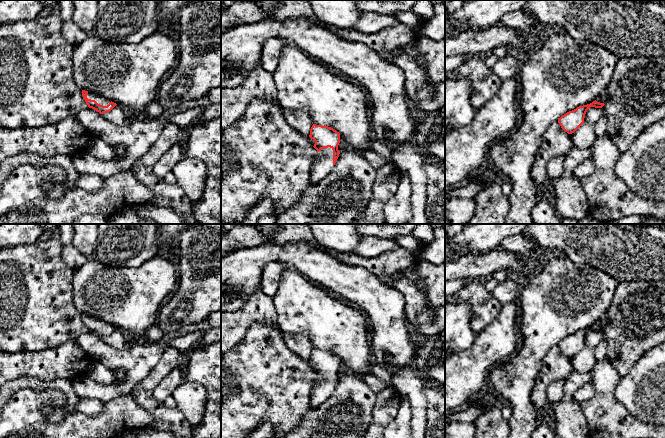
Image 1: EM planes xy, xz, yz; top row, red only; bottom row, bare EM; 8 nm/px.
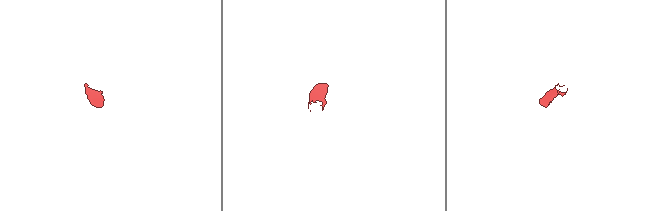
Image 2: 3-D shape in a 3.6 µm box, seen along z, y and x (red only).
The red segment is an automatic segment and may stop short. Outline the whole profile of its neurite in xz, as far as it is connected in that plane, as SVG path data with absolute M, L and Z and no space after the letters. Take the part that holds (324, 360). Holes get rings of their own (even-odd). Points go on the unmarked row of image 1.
M313 348L309 361L315 365L314 372L318 375L311 394L310 407L317 408L334 391L338 381L338 369L340 367L340 357L328 350Z

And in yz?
M604 316L600 321L590 328L579 330L576 333L567 336L558 343L561 352L568 358L574 357L583 347L587 334L590 331L602 332L608 321Z

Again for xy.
M82 314L82 320L88 331L100 338L110 336L117 329L103 320L85 314Z

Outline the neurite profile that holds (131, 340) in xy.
M126 334L125 348L130 348L134 345L144 345L144 344L152 344L149 342L147 334L145 335Z

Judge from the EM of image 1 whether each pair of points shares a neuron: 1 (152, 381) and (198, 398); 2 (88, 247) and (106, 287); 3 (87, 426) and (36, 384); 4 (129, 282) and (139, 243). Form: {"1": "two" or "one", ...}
{"1": "two", "2": "two", "3": "two", "4": "two"}

